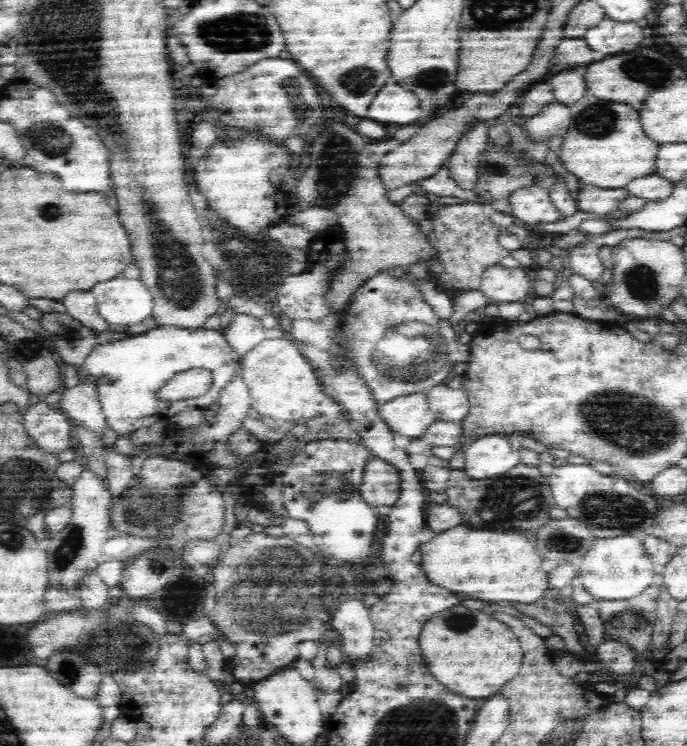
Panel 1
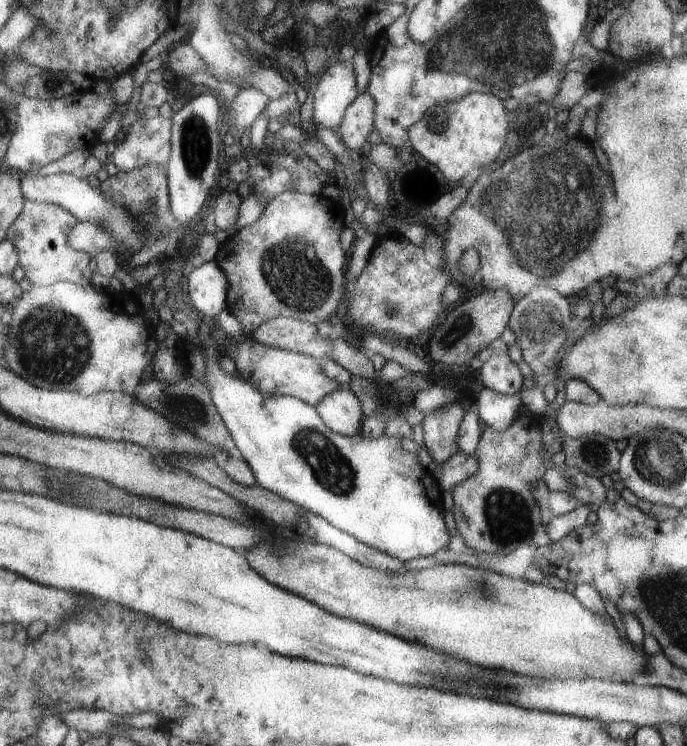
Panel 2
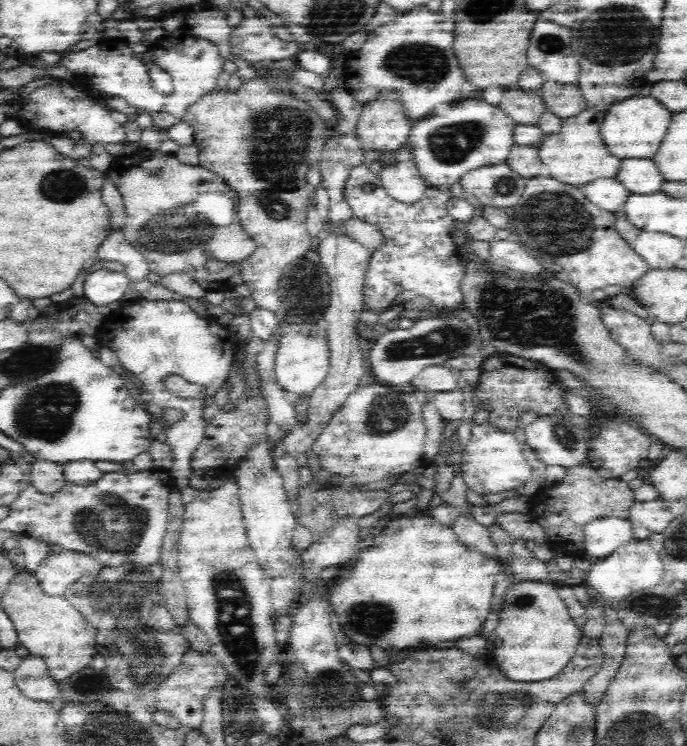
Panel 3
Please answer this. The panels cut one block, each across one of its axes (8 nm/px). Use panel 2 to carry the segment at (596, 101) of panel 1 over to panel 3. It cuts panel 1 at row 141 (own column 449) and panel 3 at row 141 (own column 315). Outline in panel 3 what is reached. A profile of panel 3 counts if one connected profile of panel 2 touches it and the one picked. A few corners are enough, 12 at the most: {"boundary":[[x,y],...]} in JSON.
{"boundary":[[610,107],[585,108],[545,136],[545,174],[583,187],[617,176],[602,140]]}

